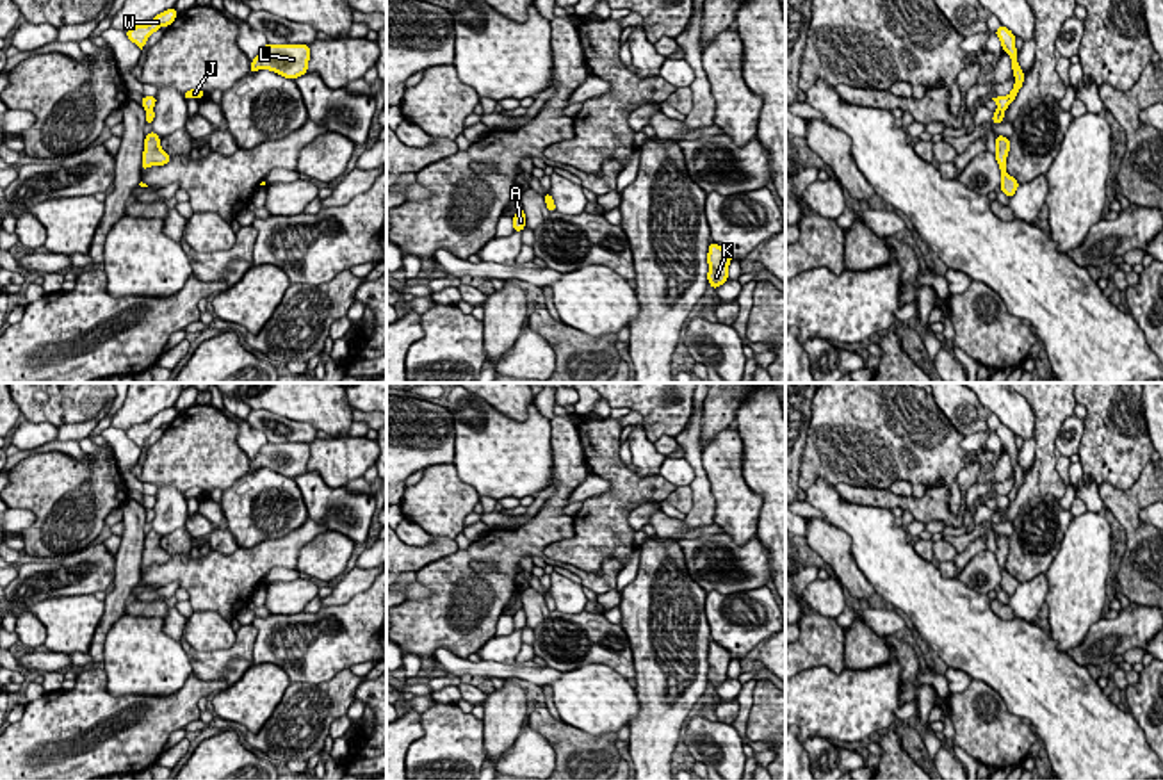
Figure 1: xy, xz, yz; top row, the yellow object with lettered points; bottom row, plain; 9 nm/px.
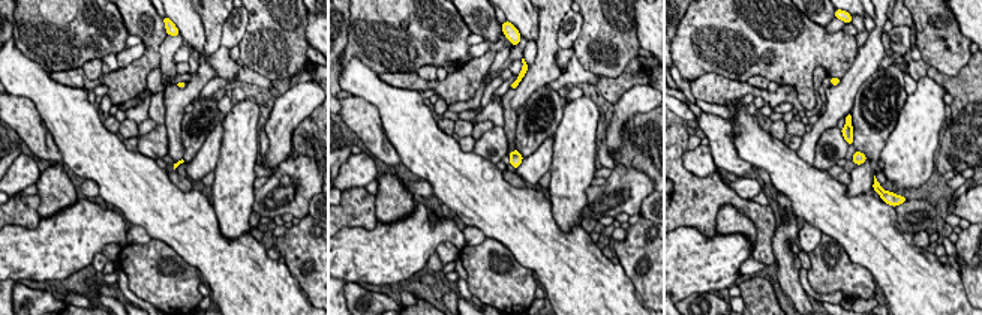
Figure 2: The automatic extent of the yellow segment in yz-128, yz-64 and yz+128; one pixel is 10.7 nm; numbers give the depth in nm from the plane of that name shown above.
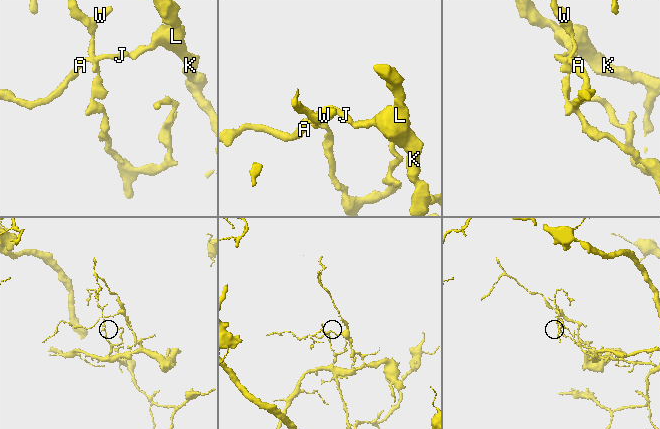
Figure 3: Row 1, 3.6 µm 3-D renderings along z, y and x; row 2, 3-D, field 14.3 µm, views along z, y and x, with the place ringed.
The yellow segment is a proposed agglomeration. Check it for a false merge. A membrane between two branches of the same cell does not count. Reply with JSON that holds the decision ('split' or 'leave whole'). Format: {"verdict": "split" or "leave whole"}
{"verdict": "split"}

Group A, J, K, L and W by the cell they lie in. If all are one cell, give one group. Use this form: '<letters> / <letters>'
A J K L / W

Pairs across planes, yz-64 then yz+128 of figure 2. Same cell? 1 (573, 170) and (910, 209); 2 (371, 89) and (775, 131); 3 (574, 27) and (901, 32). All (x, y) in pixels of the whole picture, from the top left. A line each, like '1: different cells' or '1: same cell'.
1: different cells
2: different cells
3: same cell

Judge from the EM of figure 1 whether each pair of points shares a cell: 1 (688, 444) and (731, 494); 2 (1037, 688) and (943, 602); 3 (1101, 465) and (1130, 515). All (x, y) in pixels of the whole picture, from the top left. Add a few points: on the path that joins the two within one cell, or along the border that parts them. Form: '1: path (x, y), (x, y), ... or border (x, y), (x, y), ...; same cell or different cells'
1: border (700, 449), (700, 463), (715, 499); different cells
2: path (1014, 666), (966, 625); same cell
3: border (1144, 467), (1124, 490), (1108, 483), (1097, 485); different cells

